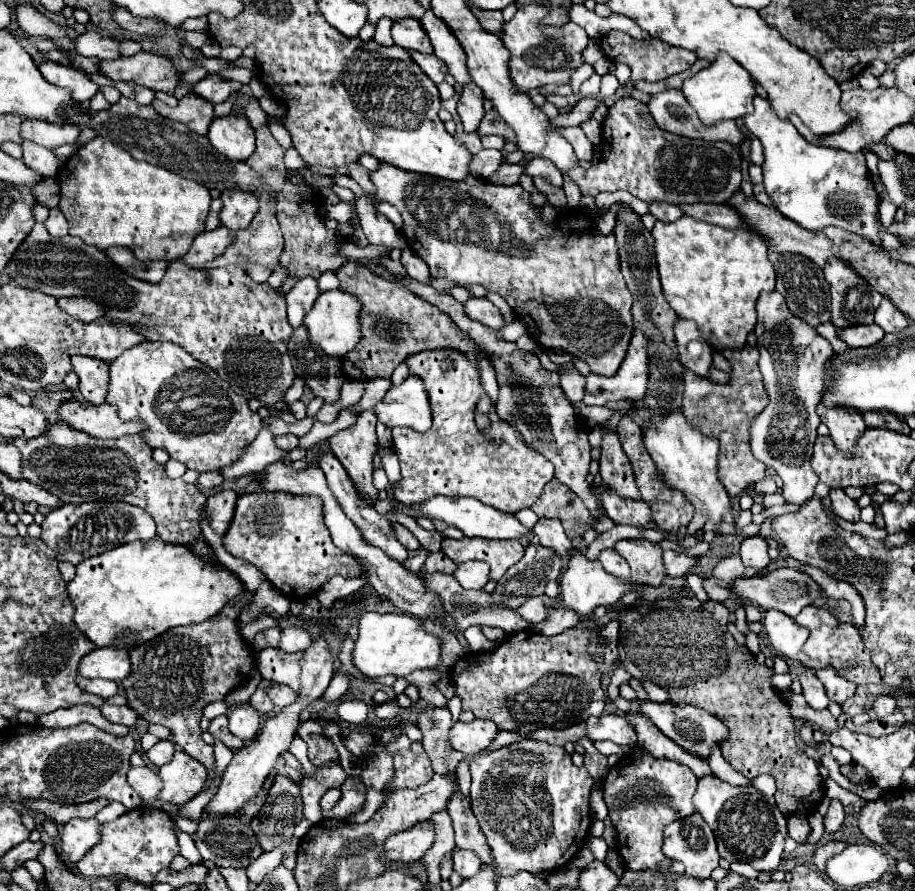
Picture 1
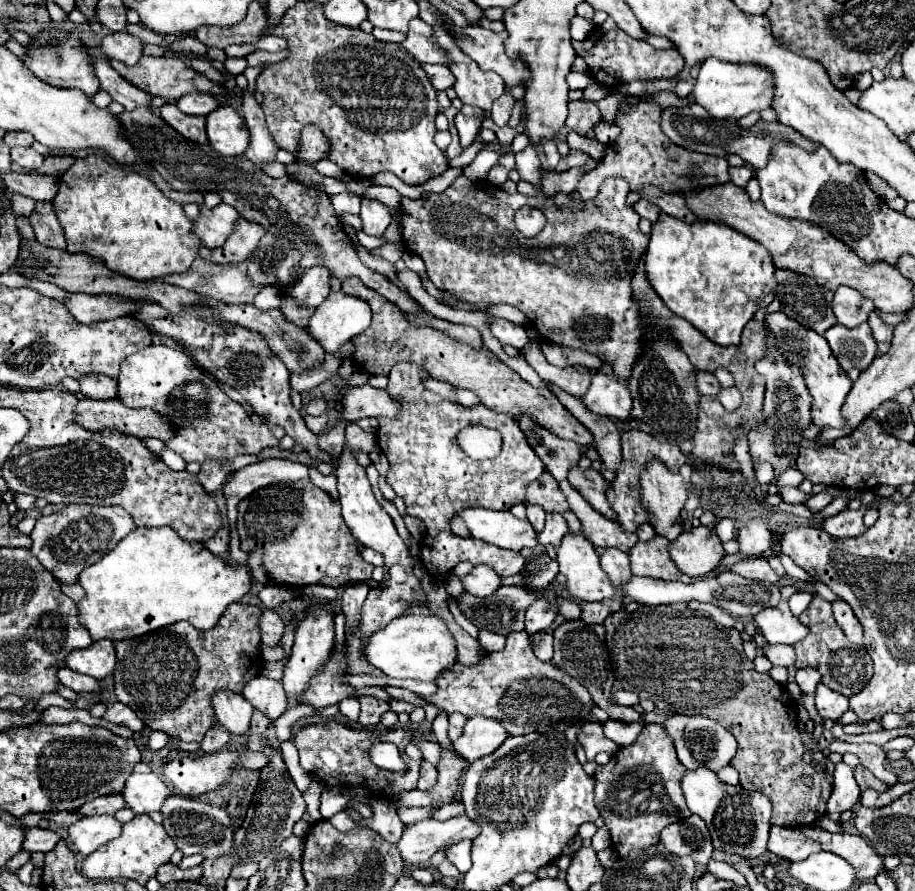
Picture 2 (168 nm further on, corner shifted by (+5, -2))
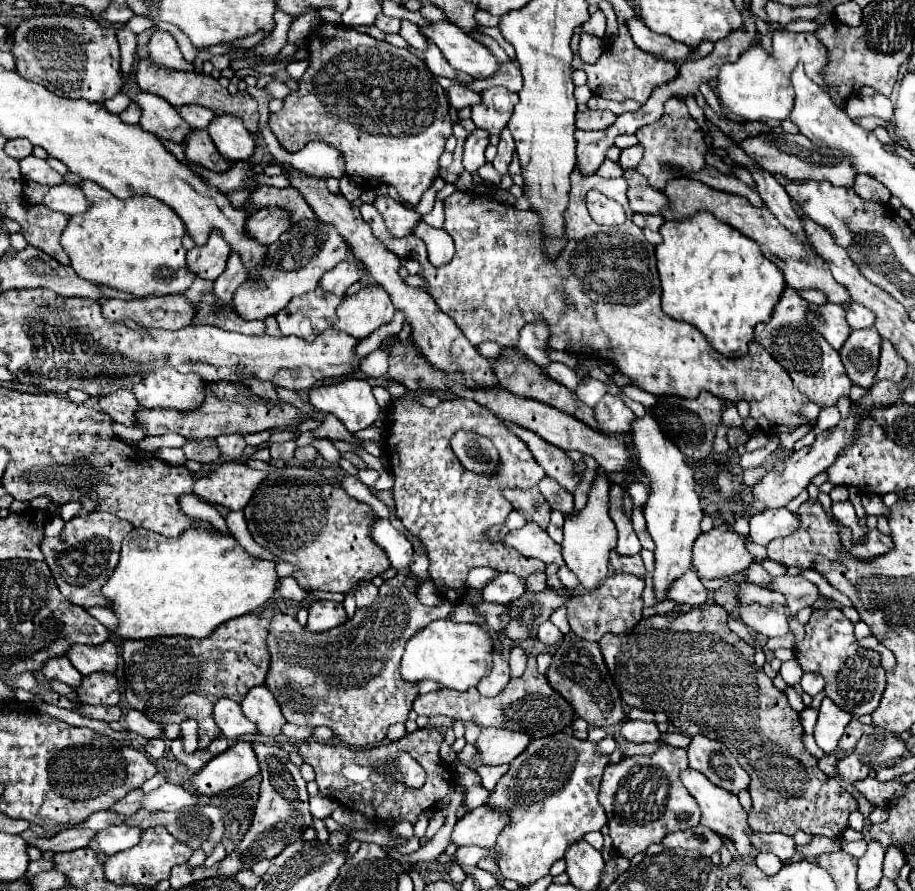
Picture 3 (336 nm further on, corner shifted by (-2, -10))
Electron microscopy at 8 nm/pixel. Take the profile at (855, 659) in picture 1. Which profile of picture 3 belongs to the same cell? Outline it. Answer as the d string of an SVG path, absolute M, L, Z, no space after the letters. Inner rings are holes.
M814 608L806 624L806 636L794 652L804 672L818 672L824 676L824 692L838 708L852 716L872 714L876 710L886 686L880 656L856 644L854 622L850 622L838 608Z

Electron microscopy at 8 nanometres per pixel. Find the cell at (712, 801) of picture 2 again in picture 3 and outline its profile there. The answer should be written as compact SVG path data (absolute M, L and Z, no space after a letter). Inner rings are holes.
M690 768L686 772L682 772L682 784L686 786L686 790L694 796L694 800L698 802L700 810L702 810L702 818L700 824L708 826L710 830L714 830L720 836L726 836L734 842L736 850L740 856L748 858L748 856L756 856L756 848L750 842L750 834L754 834L754 830L748 824L748 812L740 806L738 796L732 792L726 792L724 788L712 784L706 776L702 776L700 772L690 772Z

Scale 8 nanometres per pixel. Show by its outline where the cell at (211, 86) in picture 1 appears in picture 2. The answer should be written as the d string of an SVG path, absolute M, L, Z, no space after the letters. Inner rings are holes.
M195 92L195 94L187 94L187 96L179 98L177 106L181 112L185 112L189 116L207 116L209 112L213 112L219 106L219 102L213 100L213 96L209 96L209 94Z

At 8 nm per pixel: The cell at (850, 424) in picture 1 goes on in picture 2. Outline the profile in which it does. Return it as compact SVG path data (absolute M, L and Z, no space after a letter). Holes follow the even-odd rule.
M775 312L775 314L765 314L765 326L767 330L775 336L775 346L779 348L781 356L789 362L789 364L799 364L807 390L813 396L811 402L811 418L813 424L819 428L831 426L831 428L841 428L843 426L843 418L841 418L841 406L851 390L851 378L845 374L845 370L839 366L839 362L835 360L827 340L823 336L819 336L817 332L813 332L811 328L803 328L799 322L791 320L789 316L785 316L783 312Z

